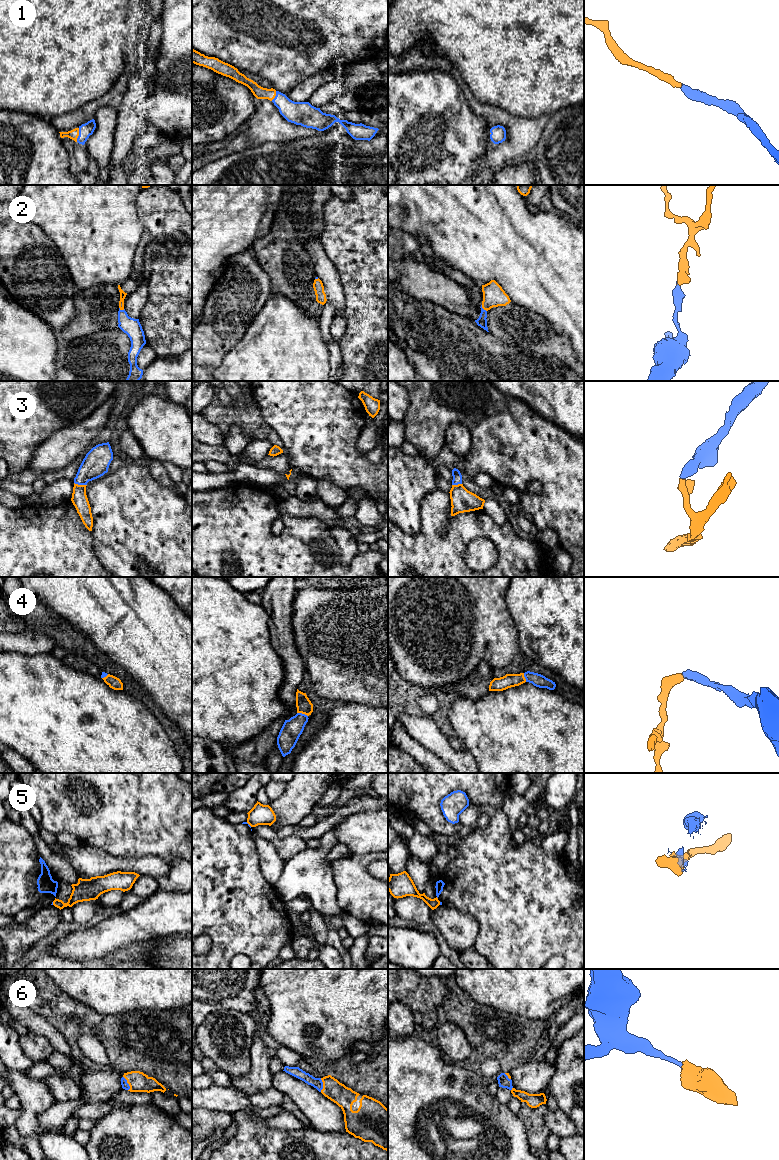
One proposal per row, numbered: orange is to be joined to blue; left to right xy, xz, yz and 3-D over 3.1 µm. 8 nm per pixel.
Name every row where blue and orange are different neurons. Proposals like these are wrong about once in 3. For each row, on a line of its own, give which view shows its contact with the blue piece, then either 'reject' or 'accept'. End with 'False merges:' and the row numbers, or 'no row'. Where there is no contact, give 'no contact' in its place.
1: meets blue in xy; accept
2: meets blue in yz; accept
3: meets blue in xy; accept
4: meets blue in xz; accept
5: meets blue in xz; reject
6: meets blue in xy; accept
False merges: 5

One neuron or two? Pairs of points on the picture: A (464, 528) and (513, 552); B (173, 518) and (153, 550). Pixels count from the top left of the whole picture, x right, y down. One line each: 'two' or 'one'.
A: one
B: one

